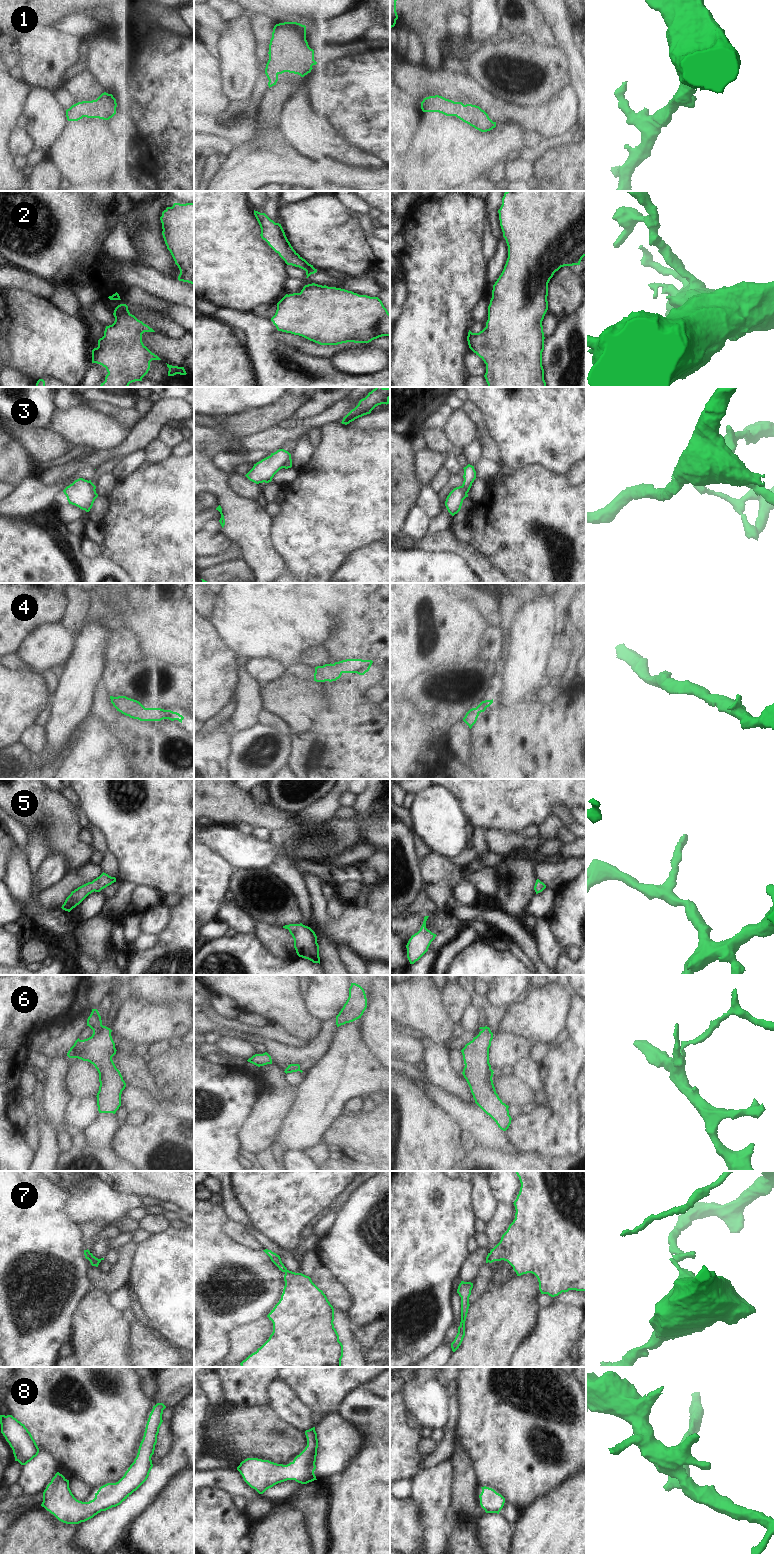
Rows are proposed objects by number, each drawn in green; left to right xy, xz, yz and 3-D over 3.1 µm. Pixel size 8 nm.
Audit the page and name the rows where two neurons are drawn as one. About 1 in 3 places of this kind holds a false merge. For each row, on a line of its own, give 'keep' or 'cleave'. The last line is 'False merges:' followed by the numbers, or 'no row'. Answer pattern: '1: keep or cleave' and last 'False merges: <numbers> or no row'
1: keep
2: keep
3: cleave
4: keep
5: keep
6: cleave
7: cleave
8: keep
False merges: 3, 6, 7

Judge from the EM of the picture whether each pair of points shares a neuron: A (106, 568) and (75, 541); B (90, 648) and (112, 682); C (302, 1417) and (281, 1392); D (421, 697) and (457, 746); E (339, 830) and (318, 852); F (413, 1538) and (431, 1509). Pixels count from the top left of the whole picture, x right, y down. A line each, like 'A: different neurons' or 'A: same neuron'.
A: same neuron
B: different neurons
C: same neuron
D: different neurons
E: same neuron
F: different neurons

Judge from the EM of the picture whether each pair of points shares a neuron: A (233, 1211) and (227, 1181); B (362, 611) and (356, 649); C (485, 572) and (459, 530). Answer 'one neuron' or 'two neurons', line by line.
A: one neuron
B: one neuron
C: two neurons

